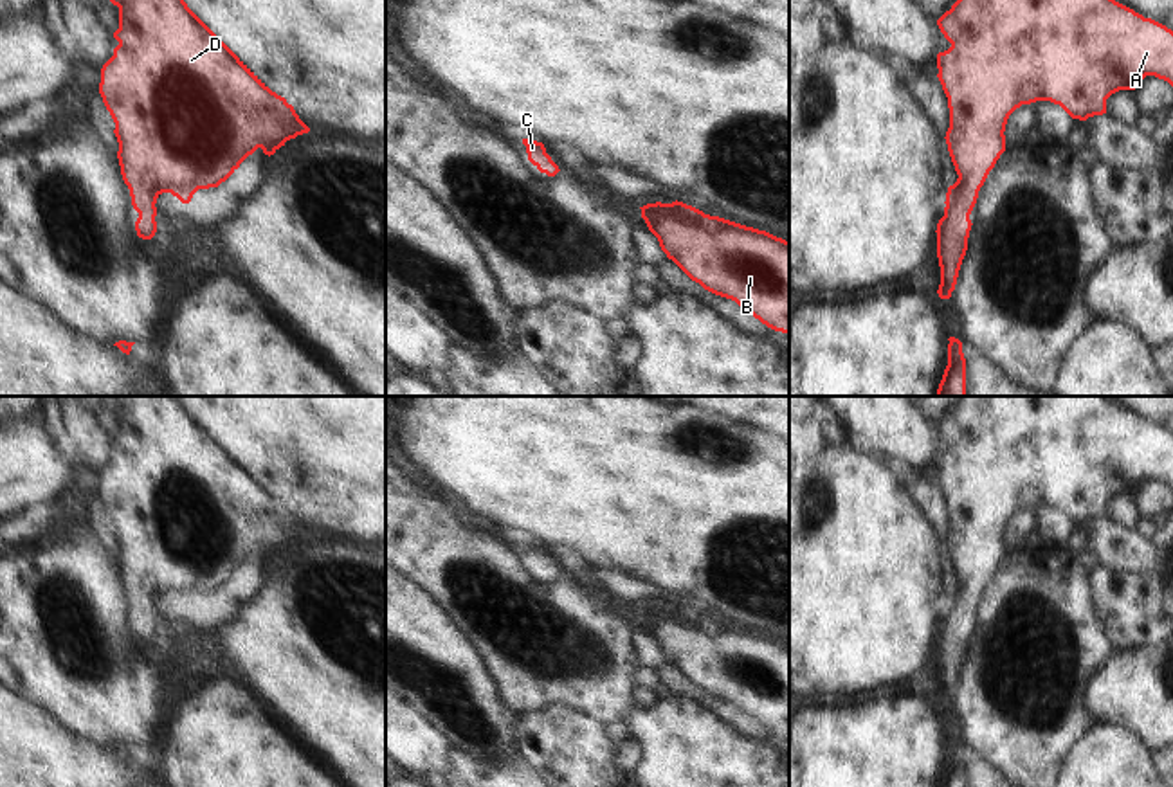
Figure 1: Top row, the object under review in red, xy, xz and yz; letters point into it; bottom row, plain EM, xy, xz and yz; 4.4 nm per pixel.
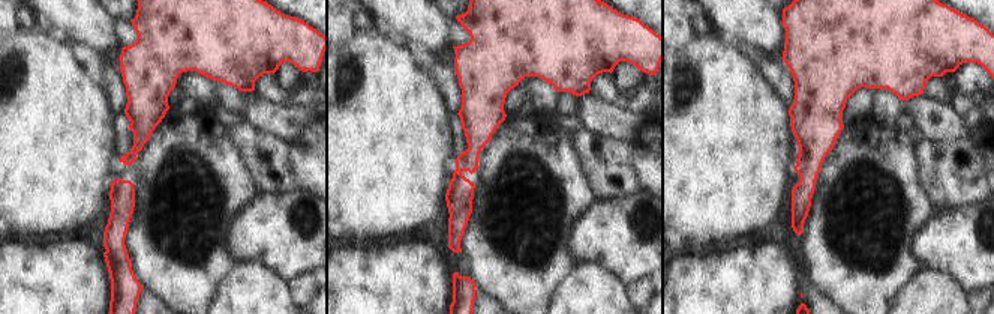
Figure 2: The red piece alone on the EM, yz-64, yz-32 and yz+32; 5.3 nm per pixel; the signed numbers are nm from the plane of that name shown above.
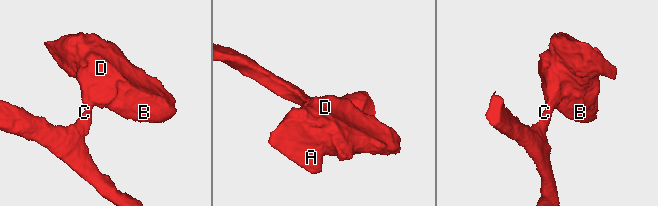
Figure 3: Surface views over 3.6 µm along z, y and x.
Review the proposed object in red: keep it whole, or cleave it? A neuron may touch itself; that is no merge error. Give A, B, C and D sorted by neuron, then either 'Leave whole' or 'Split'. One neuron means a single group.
Groups: A B C D. Leave whole.

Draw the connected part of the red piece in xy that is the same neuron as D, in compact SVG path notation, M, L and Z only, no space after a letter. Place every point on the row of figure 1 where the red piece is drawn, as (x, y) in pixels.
M184 0L110 2L119 7L119 45L101 68L99 94L115 122L121 175L139 213L137 236L151 240L162 193L189 204L198 189L225 182L258 148L270 157L310 128Z

